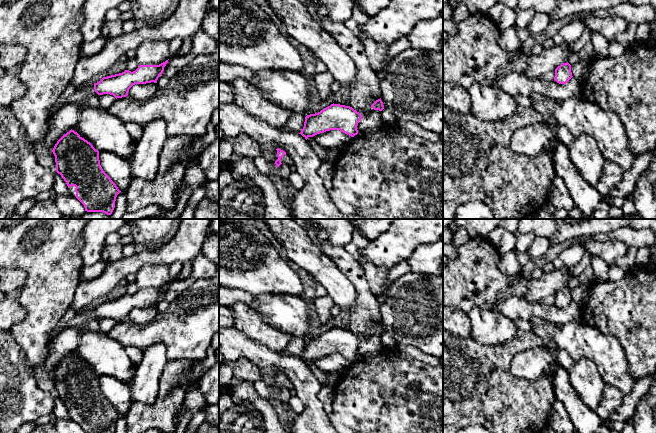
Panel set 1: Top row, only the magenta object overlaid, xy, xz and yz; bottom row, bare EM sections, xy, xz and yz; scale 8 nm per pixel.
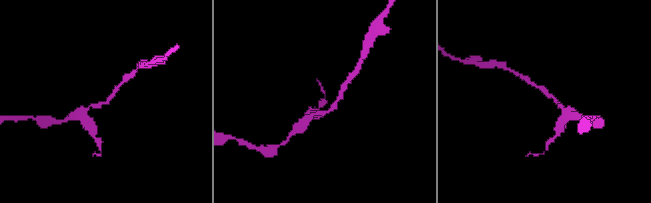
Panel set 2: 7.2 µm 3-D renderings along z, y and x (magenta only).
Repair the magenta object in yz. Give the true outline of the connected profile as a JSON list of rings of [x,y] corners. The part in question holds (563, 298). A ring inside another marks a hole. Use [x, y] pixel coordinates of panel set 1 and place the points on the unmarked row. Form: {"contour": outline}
{"contour": [[[566,286],[555,293],[554,305],[559,308],[566,308],[572,302],[571,289]]]}

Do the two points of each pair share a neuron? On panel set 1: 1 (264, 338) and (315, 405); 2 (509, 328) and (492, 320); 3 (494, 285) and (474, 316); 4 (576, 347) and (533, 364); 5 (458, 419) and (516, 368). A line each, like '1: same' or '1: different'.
1: different
2: same
3: different
4: different
5: different

